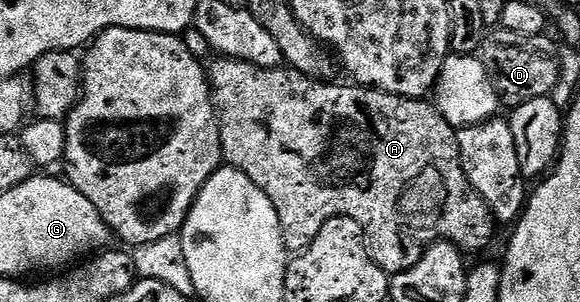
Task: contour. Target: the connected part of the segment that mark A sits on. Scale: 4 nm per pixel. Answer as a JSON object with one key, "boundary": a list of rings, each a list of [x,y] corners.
{"boundary":[[[226,56],[218,59],[209,66],[209,81],[213,87],[213,97],[221,111],[220,130],[223,140],[224,159],[232,167],[238,168],[247,174],[265,192],[265,196],[271,198],[275,211],[279,217],[279,223],[283,229],[283,239],[288,251],[302,252],[309,243],[315,239],[317,232],[321,232],[323,225],[333,217],[351,218],[363,229],[365,241],[370,249],[371,258],[379,265],[388,276],[403,273],[413,268],[423,259],[423,251],[433,242],[452,242],[460,251],[483,250],[491,242],[495,234],[497,223],[491,214],[489,204],[469,184],[469,180],[463,171],[463,161],[459,155],[459,136],[456,127],[445,120],[445,116],[439,111],[434,101],[421,98],[402,98],[396,94],[390,94],[384,90],[377,90],[374,86],[327,86],[326,81],[309,78],[306,74],[300,74],[298,70],[280,68],[266,70],[260,66],[254,66],[243,62],[239,58]]]}

